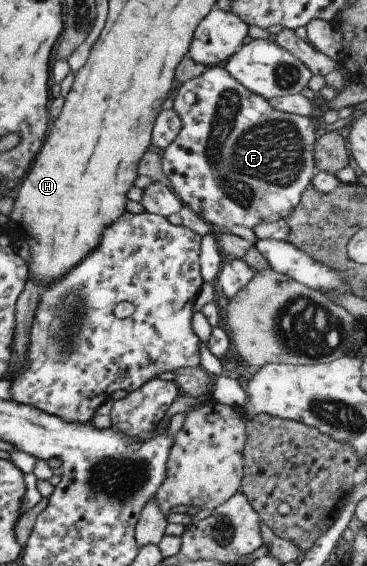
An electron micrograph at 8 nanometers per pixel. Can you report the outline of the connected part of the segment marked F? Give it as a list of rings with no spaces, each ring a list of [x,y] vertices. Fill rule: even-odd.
[[[222,66],[206,68],[200,76],[181,83],[180,88],[176,90],[171,108],[178,115],[181,125],[174,140],[162,152],[161,169],[163,175],[166,175],[172,184],[170,188],[173,189],[184,207],[188,207],[196,215],[201,216],[213,229],[216,228],[220,232],[227,231],[233,224],[252,228],[260,223],[273,223],[289,216],[298,204],[302,192],[310,186],[311,170],[315,167],[313,157],[315,118],[291,115],[276,110],[267,99],[246,90],[244,86],[236,82]]]

